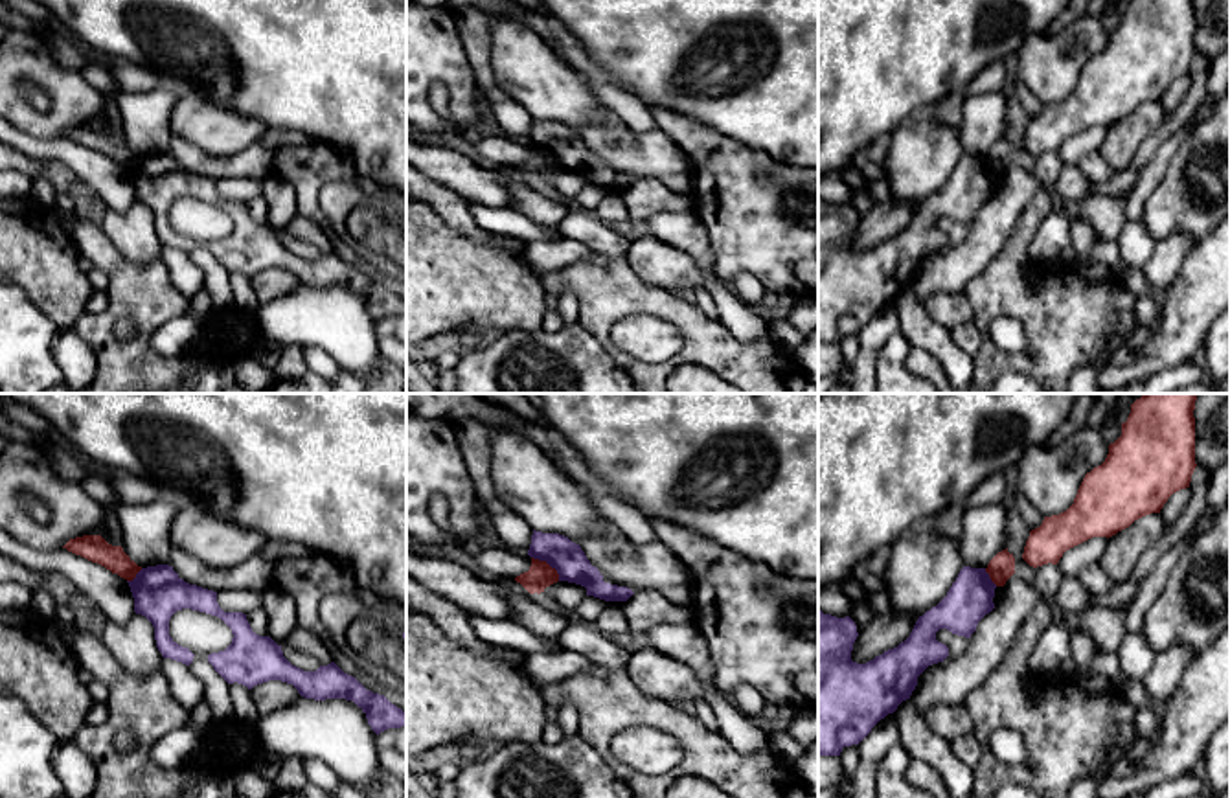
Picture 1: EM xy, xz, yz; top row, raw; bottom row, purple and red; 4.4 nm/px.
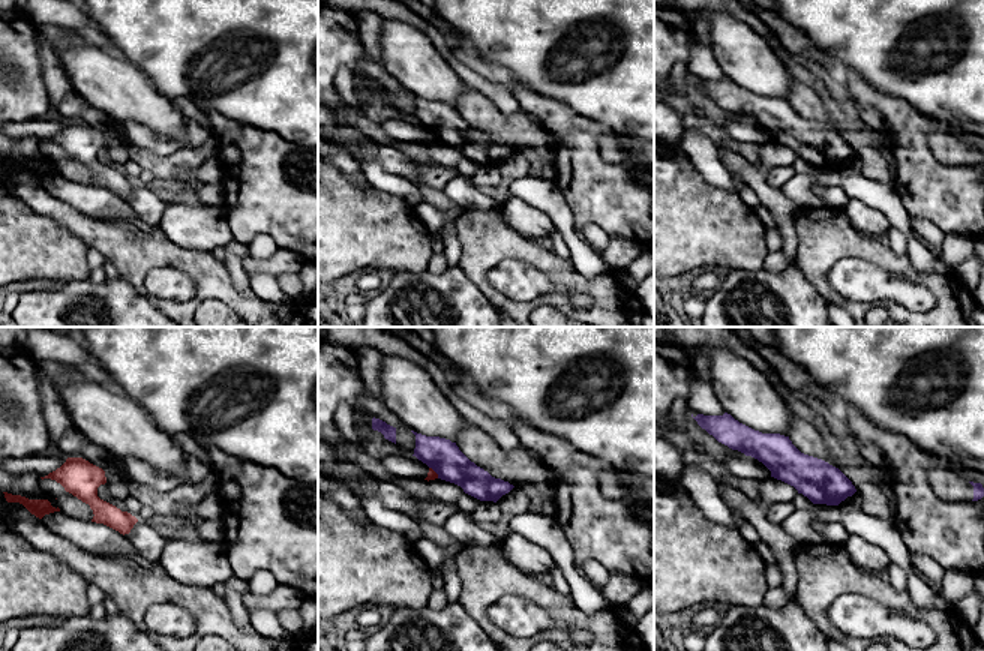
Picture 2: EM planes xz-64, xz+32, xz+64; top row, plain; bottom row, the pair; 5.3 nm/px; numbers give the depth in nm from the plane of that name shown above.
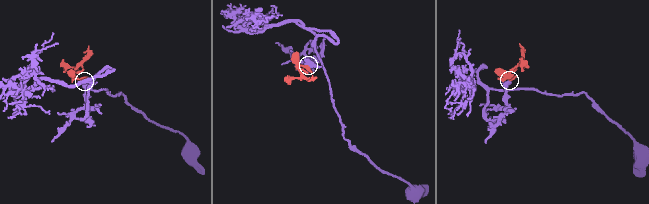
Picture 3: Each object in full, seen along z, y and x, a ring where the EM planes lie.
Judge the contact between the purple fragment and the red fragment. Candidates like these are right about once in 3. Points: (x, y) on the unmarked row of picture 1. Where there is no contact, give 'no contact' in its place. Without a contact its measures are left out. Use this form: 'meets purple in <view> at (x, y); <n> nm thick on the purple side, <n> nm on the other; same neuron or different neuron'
meets purple in xz at (548, 151); 150 nm thick on the purple side, 120 nm on the other; different neuron

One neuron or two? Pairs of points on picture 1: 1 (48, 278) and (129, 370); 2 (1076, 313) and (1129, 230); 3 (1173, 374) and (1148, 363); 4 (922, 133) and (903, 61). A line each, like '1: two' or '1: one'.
1: two
2: two
3: two
4: two

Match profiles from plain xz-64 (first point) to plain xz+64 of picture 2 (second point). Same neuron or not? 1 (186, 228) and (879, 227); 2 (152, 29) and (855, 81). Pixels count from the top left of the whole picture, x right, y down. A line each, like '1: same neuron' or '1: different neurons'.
1: same neuron
2: different neurons

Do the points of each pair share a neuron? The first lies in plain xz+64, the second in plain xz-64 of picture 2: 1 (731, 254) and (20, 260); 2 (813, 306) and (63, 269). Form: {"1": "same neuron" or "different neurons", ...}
{"1": "same neuron", "2": "different neurons"}

